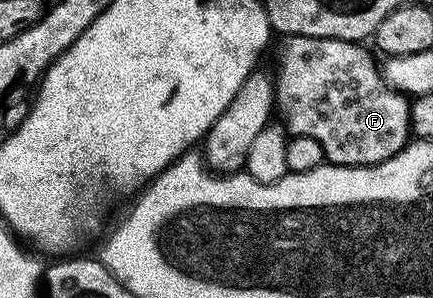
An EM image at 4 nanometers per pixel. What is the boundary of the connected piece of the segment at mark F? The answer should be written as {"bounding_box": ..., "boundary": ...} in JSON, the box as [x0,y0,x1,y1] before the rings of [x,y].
{"bounding_box":[276,38,412,166],"boundary":[[[286,38],[283,41],[282,51],[278,54],[278,74],[276,73],[276,110],[280,115],[281,121],[284,123],[285,129],[289,131],[293,137],[308,137],[316,140],[323,148],[325,161],[332,166],[379,166],[388,160],[392,160],[401,150],[406,149],[412,142],[412,131],[410,128],[410,110],[412,102],[406,95],[397,92],[389,85],[383,77],[383,71],[380,69],[380,62],[377,62],[372,55],[365,49],[365,45],[356,42],[341,42],[340,40],[332,40],[331,38]]]}

